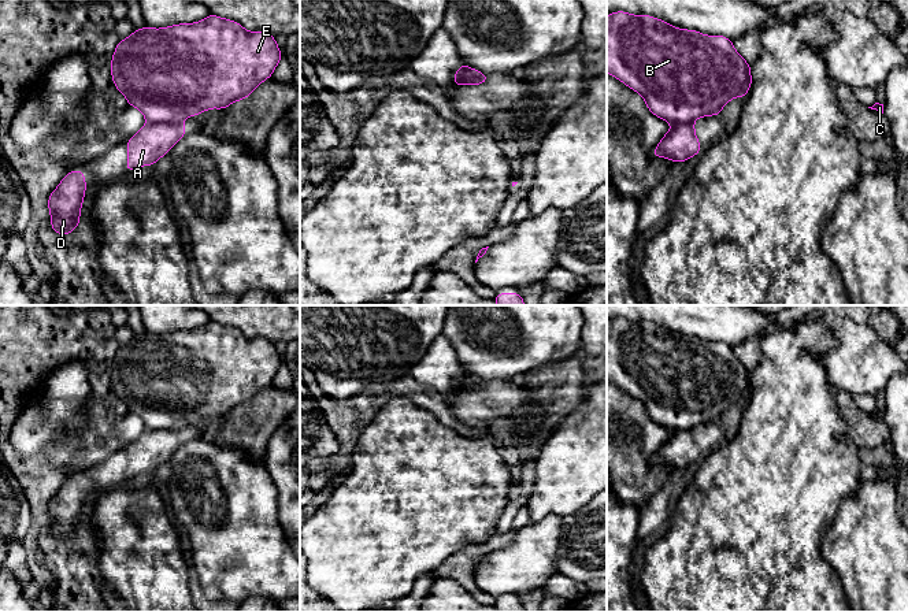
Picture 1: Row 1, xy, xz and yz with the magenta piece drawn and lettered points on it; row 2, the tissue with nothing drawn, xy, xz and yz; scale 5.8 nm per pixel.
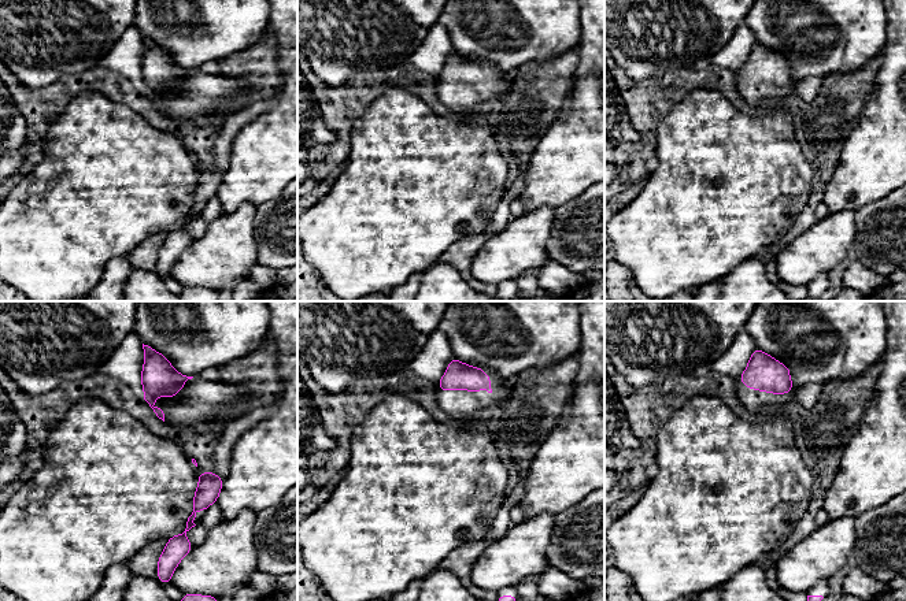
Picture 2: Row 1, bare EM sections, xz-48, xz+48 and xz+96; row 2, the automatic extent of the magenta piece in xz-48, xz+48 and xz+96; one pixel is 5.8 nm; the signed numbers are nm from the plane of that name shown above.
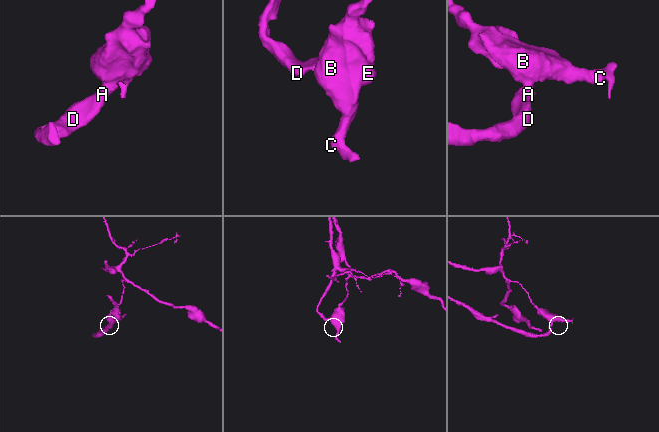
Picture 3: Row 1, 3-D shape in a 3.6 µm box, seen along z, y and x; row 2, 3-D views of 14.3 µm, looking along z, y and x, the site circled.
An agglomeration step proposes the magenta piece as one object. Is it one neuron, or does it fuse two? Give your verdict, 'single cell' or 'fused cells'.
fused cells

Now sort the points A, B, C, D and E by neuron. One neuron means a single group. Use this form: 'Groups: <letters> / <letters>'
Groups: A D / B C E

